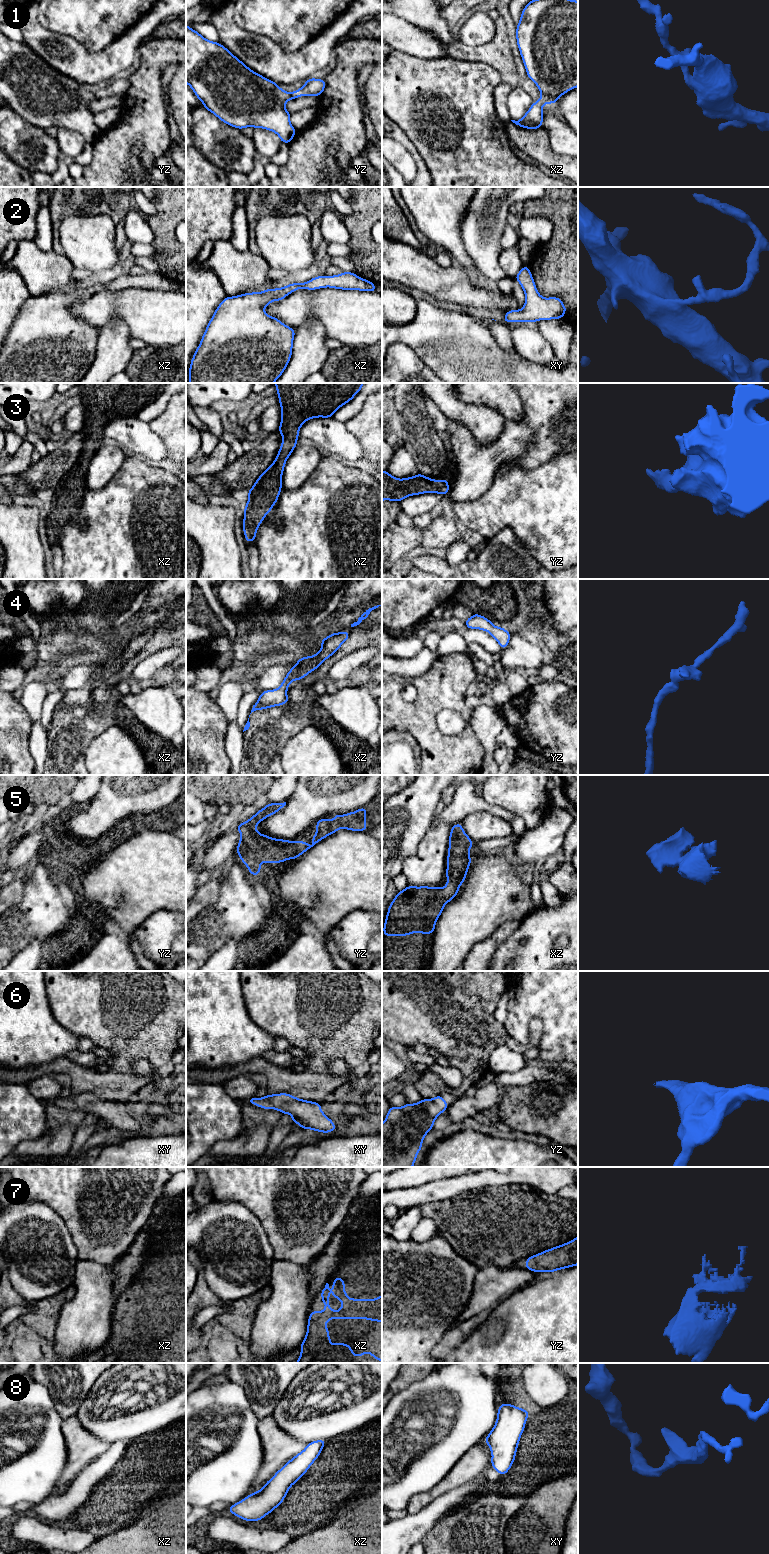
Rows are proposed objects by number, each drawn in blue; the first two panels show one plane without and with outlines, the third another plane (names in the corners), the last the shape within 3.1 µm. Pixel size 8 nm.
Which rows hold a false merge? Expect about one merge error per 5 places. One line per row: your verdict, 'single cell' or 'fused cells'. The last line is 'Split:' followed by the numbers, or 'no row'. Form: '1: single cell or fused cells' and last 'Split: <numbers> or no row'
1: single cell
2: single cell
3: single cell
4: single cell
5: single cell
6: single cell
7: single cell
8: single cell
Split: no row

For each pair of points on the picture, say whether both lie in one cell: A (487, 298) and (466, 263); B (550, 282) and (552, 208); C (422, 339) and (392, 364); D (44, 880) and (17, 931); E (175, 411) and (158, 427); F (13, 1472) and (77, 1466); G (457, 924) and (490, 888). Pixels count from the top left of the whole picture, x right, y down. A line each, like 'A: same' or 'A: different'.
A: different
B: same
C: different
D: same
E: same
F: different
G: same

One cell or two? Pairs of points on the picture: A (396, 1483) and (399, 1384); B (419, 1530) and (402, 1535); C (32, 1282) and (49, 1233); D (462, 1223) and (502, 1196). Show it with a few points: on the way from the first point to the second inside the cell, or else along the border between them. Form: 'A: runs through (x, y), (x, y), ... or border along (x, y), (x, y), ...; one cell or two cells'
A: border along (420, 1380), (412, 1382), (392, 1397); two cells
B: runs through (415, 1530), (406, 1532); one cell
C: runs through (37, 1270), (41, 1264), (41, 1245); one cell
D: runs through (472, 1222), (476, 1222), (492, 1206); one cell

